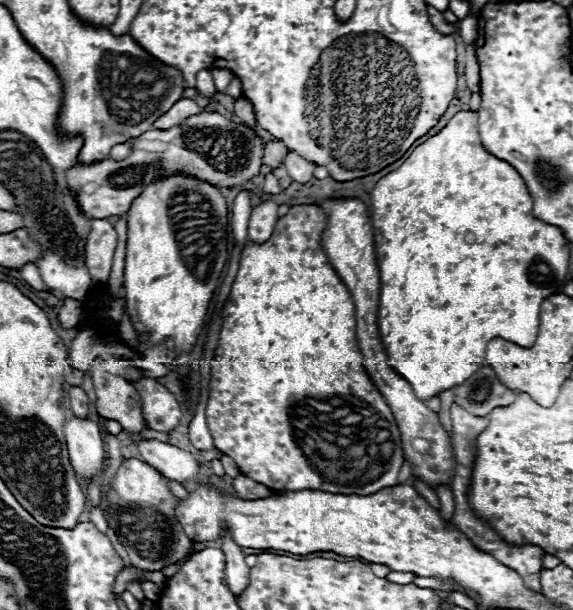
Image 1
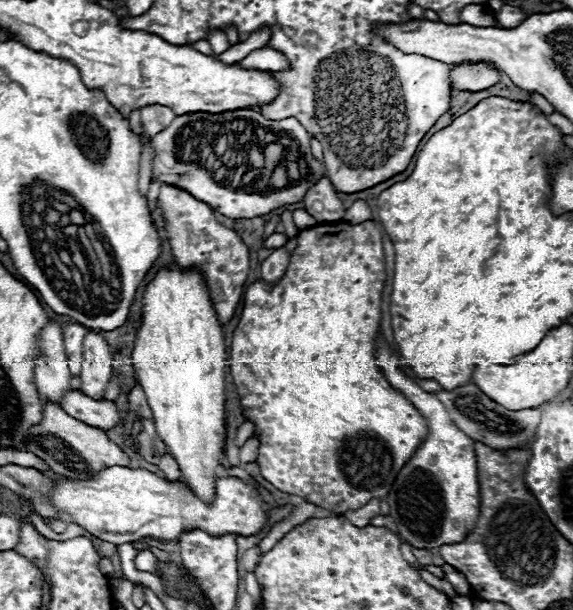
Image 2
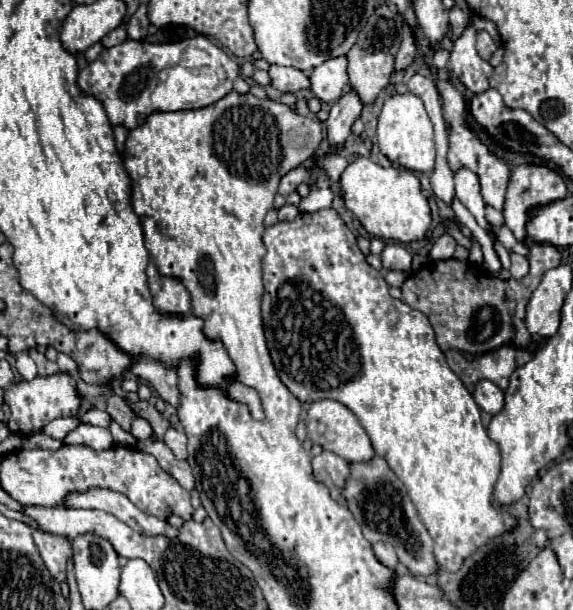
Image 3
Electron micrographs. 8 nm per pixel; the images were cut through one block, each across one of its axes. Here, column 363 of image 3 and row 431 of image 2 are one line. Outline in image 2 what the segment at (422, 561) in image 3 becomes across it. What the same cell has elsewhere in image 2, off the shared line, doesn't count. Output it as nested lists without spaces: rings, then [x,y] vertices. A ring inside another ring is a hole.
[[[464,384],[454,388],[452,392],[438,392],[436,398],[446,406],[452,422],[472,440],[484,442],[492,448],[522,448],[528,442],[528,436],[540,422],[538,408],[524,408],[524,410],[506,410],[492,398],[488,398],[476,384]]]

